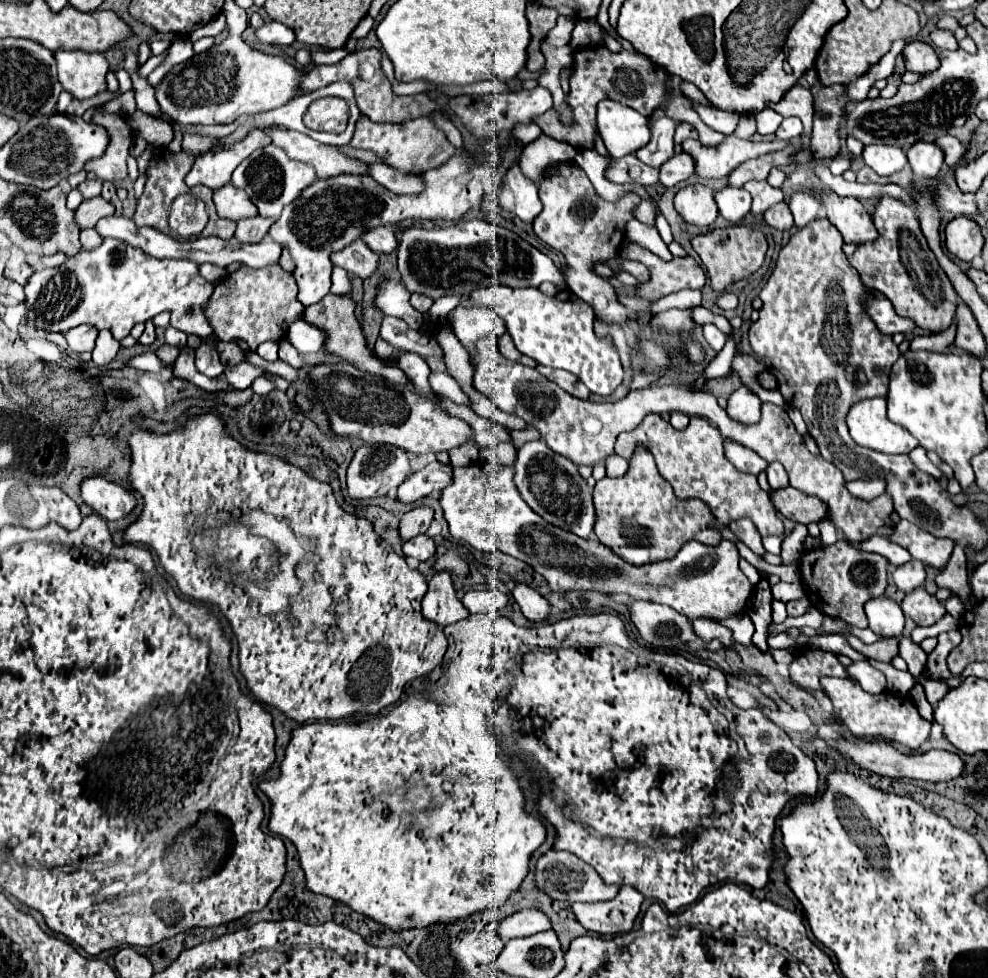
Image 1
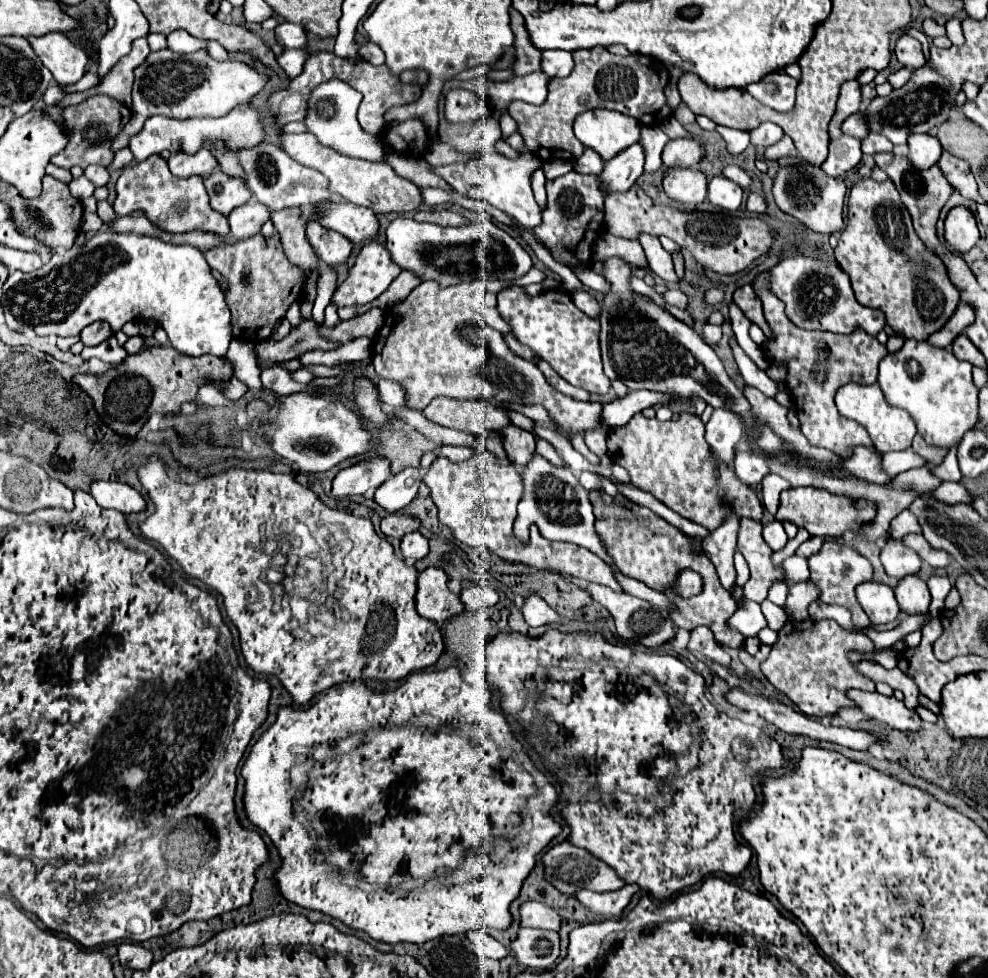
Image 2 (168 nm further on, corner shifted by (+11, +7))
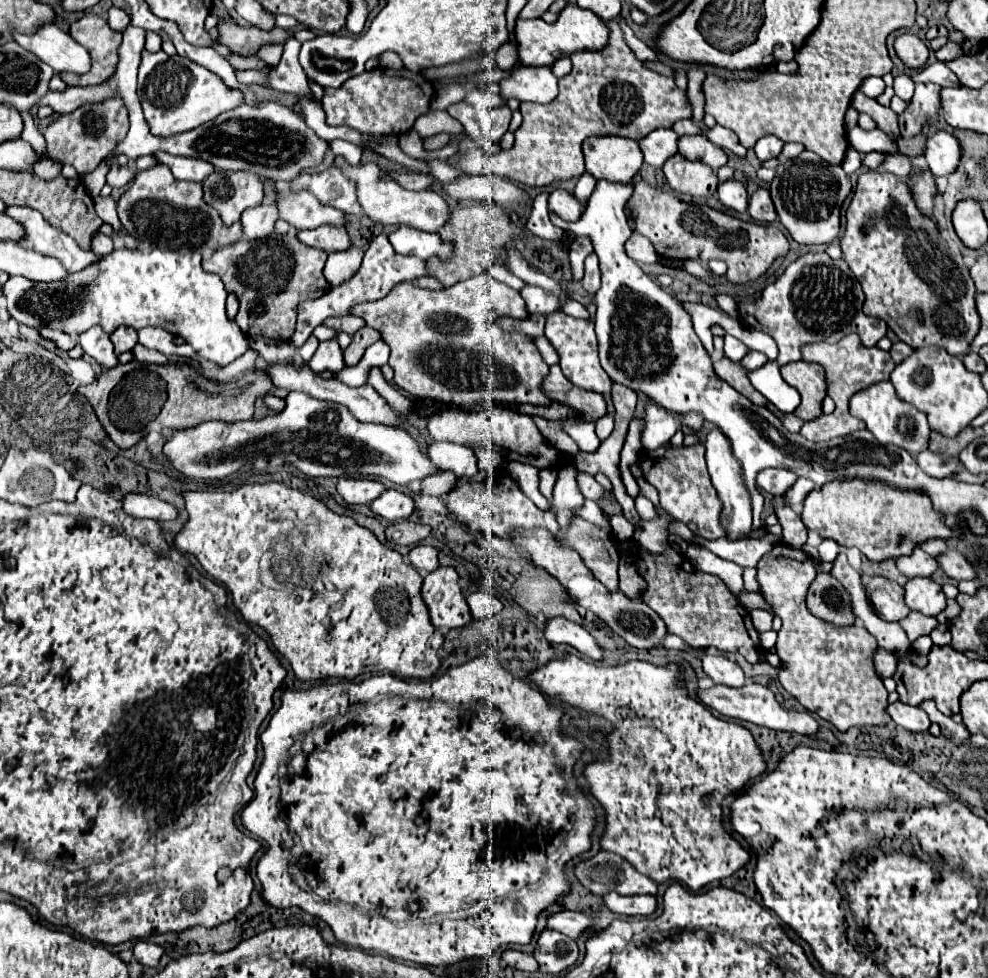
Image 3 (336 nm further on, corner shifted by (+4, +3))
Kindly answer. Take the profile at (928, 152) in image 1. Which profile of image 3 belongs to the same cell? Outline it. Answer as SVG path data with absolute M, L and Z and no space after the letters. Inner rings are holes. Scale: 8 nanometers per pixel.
M939 130L931 138L927 138L925 160L933 176L951 174L959 164L959 156L961 156L961 148L953 134Z

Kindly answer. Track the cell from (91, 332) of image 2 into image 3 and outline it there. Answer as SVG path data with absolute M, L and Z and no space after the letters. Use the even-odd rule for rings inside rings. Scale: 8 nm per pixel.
M119 326L115 332L111 332L109 338L113 342L117 356L127 352L127 350L133 350L133 346L137 344L137 332L133 328L127 328L127 326Z

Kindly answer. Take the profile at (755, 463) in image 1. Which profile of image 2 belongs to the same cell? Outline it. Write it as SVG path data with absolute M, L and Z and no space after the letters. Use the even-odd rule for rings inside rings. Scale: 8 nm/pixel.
M736 452L734 472L736 472L736 476L742 484L756 488L762 482L762 478L770 474L770 468L762 460L762 456L754 456L754 454L748 454L748 452Z

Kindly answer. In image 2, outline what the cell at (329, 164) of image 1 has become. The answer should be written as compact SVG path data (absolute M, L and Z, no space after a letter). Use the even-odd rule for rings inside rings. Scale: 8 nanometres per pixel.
M310 132L282 134L282 144L284 144L284 150L288 156L292 156L294 160L298 160L304 166L310 166L310 168L322 172L330 180L330 188L332 188L330 192L338 194L340 198L344 198L352 204L372 208L376 214L416 212L424 204L420 188L406 178L400 178L384 162L368 162L368 160L344 156L344 154L336 152L334 148L328 148L328 146L322 146L320 142L316 142L316 136L312 136Z

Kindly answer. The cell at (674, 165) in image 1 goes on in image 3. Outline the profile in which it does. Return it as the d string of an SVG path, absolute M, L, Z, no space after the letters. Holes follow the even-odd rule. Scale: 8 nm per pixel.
M681 136L679 138L679 154L687 160L697 160L703 162L707 166L711 166L713 170L719 170L721 166L725 166L727 162L727 154L715 146L711 140L707 140L705 136Z

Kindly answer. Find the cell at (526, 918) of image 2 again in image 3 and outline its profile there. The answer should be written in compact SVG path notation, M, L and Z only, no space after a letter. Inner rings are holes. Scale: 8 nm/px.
M561 910L555 914L547 916L547 928L557 930L569 938L577 938L583 930L591 928L595 920L585 916L583 912L571 912L571 910Z

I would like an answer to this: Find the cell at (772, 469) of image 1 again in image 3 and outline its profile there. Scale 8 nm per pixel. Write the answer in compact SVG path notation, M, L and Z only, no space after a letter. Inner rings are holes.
M799 477L797 478L797 482L787 490L783 497L794 511L801 515L803 498L805 498L805 494L811 492L813 488L815 488L815 484L811 484L807 478Z

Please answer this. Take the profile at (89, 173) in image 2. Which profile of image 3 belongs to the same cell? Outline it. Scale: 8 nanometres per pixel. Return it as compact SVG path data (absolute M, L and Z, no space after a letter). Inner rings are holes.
M113 164L111 170L107 172L107 184L111 188L119 188L119 186L125 186L129 180L133 178L131 170L125 168L125 166L119 166L119 164Z

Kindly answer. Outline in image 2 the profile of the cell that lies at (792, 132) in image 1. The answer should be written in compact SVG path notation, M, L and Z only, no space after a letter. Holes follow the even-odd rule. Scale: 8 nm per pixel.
M764 122L764 124L760 124L758 128L750 130L750 142L752 142L756 148L768 148L770 144L776 144L782 136L784 136L782 128L776 126L774 122Z

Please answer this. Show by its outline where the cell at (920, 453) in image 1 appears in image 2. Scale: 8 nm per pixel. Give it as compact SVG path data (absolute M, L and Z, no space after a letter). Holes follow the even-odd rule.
M952 448L952 450L948 452L948 456L944 458L944 462L942 462L940 466L928 464L928 468L930 468L934 474L938 474L942 480L956 480L956 482L962 480L962 472L960 472L958 460L956 460L956 448Z

